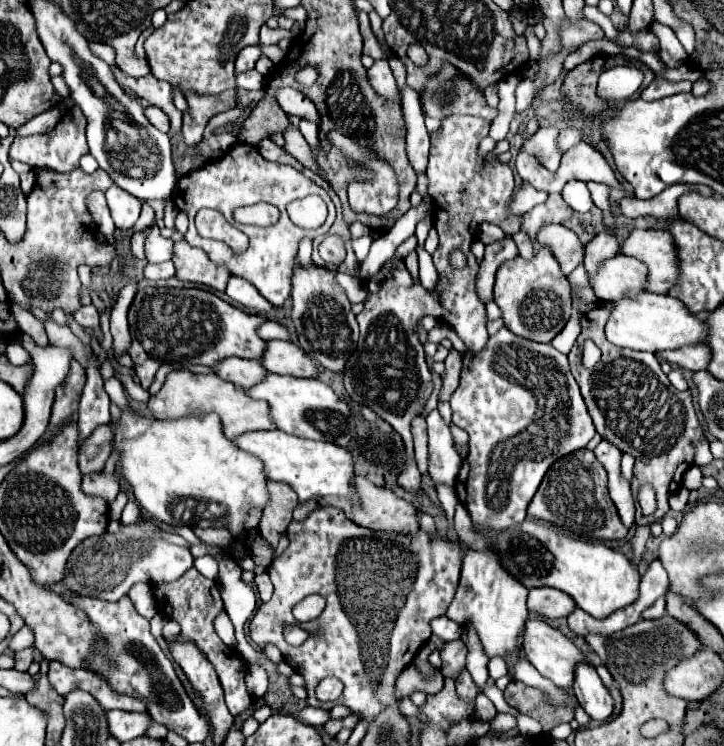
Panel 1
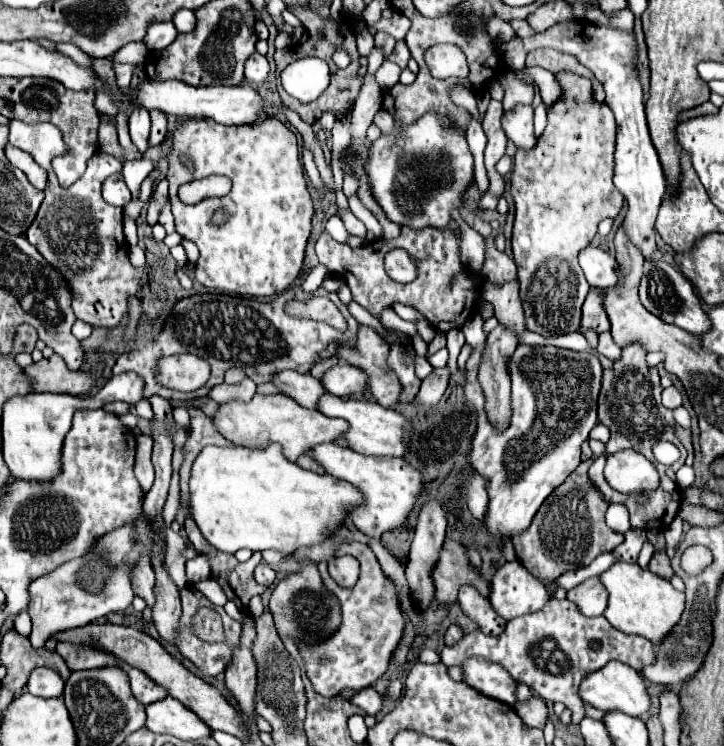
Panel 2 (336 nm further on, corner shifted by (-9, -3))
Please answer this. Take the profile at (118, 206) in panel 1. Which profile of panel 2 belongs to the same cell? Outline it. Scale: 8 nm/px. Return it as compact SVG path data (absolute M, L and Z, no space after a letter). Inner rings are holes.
M114 174L114 176L108 176L106 182L102 184L102 196L108 204L112 206L120 206L124 208L128 202L130 202L130 190L126 186L126 182L122 182L122 174Z

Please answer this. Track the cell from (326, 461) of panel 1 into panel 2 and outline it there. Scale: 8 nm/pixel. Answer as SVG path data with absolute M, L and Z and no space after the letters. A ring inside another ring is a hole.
M328 442L328 444L318 444L314 450L308 452L312 458L316 458L328 474L340 478L340 480L348 480L350 484L354 484L356 488L360 488L364 492L364 504L362 508L354 508L350 512L350 520L354 522L354 526L364 532L368 536L368 546L370 550L376 554L384 574L388 578L394 580L394 584L398 586L400 590L400 606L402 610L408 612L412 624L416 626L416 630L422 628L424 624L424 616L418 614L418 610L414 610L414 604L410 600L410 594L408 594L408 584L406 584L406 576L404 576L404 566L390 554L390 552L384 552L384 548L380 546L380 536L384 532L390 532L390 530L396 530L400 526L404 526L406 518L410 516L410 512L414 510L416 506L416 500L418 496L422 494L424 490L424 480L422 480L422 474L420 470L412 468L406 460L402 458L388 458L388 456L382 456L382 458L374 458L374 456L362 456L350 448L340 448L336 446L334 442Z

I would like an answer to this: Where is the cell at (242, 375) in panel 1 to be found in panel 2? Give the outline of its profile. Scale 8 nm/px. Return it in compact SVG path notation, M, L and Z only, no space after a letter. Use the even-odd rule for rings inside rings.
M280 372L272 380L286 396L294 398L300 406L308 410L318 410L318 400L322 394L326 394L326 388L322 388L322 382L312 378L310 374L298 374L298 372Z

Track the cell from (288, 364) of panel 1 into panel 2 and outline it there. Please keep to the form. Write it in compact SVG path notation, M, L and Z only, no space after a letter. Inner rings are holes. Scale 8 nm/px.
M340 362L324 374L322 384L330 394L340 398L362 394L366 390L366 372L362 372L360 368L354 368L352 364Z

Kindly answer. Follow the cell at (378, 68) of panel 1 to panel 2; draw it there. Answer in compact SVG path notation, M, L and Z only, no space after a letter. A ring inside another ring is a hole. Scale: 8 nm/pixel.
M396 42L396 48L394 48L394 52L390 54L390 60L392 62L396 62L400 68L406 68L406 64L408 64L408 60L410 60L410 50L406 48L406 42Z

